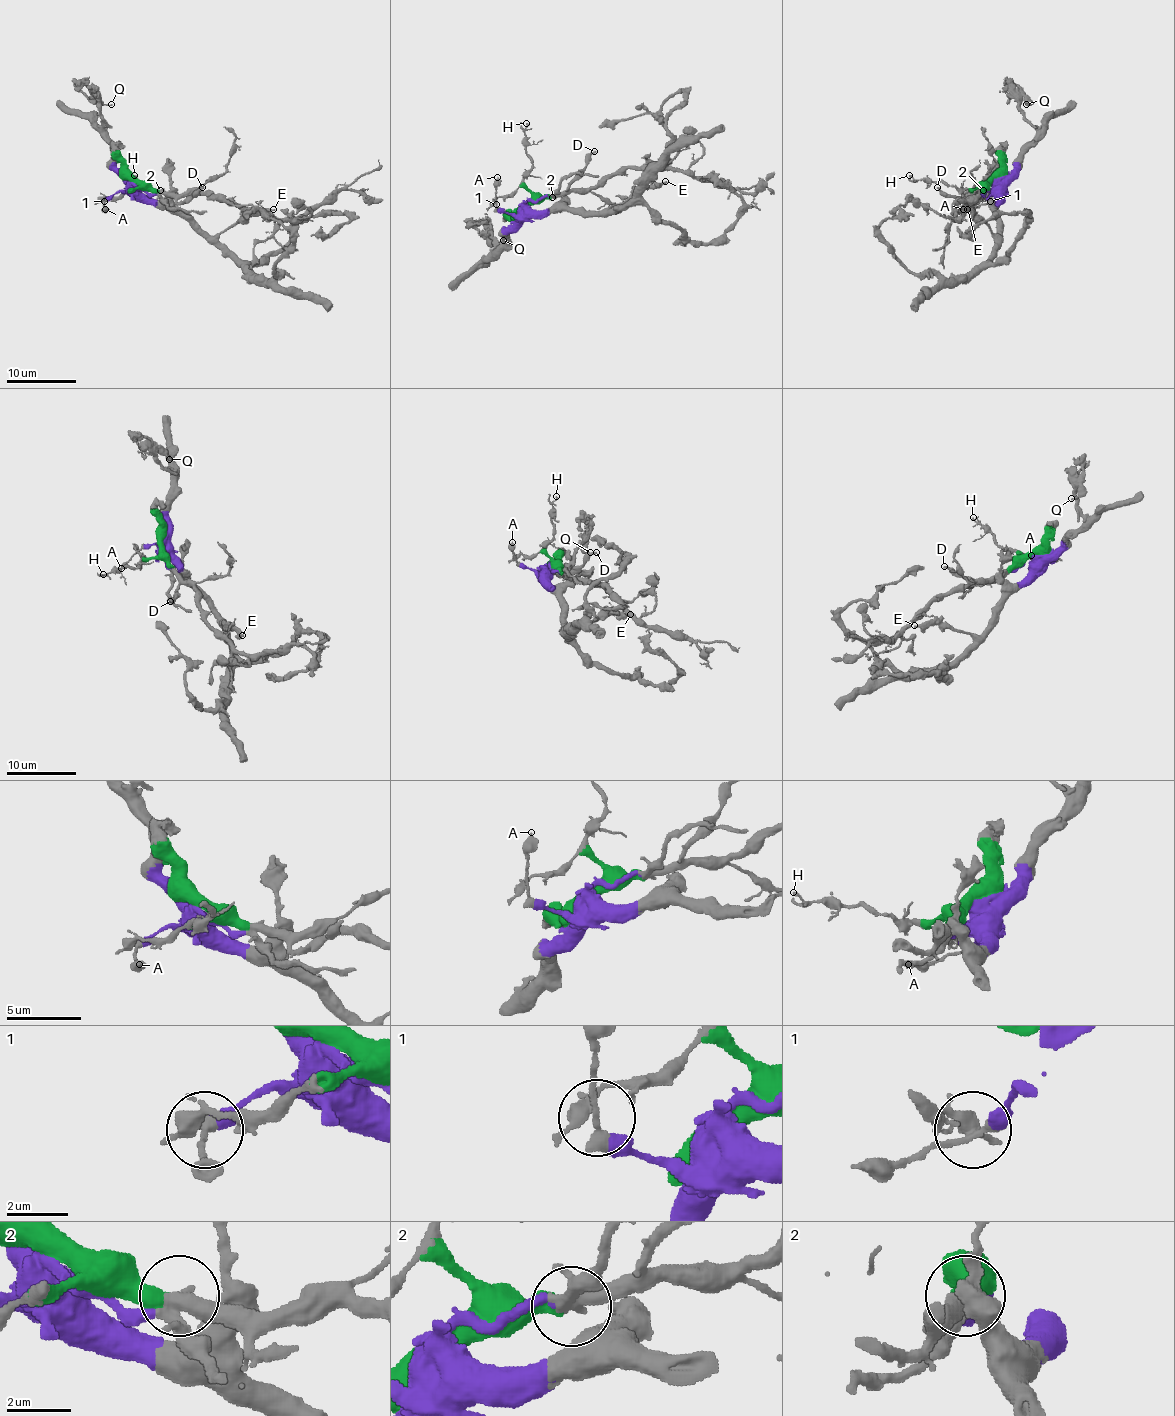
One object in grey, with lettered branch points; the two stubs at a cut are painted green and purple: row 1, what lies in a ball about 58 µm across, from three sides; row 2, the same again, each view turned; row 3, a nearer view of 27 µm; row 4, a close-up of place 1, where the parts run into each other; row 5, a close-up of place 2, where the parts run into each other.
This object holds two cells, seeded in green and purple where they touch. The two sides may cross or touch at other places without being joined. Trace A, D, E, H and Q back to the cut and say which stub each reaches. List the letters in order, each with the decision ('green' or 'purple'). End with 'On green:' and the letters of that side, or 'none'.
A: purple
D: green
E: purple
H: green
Q: purple
On green: D, H

